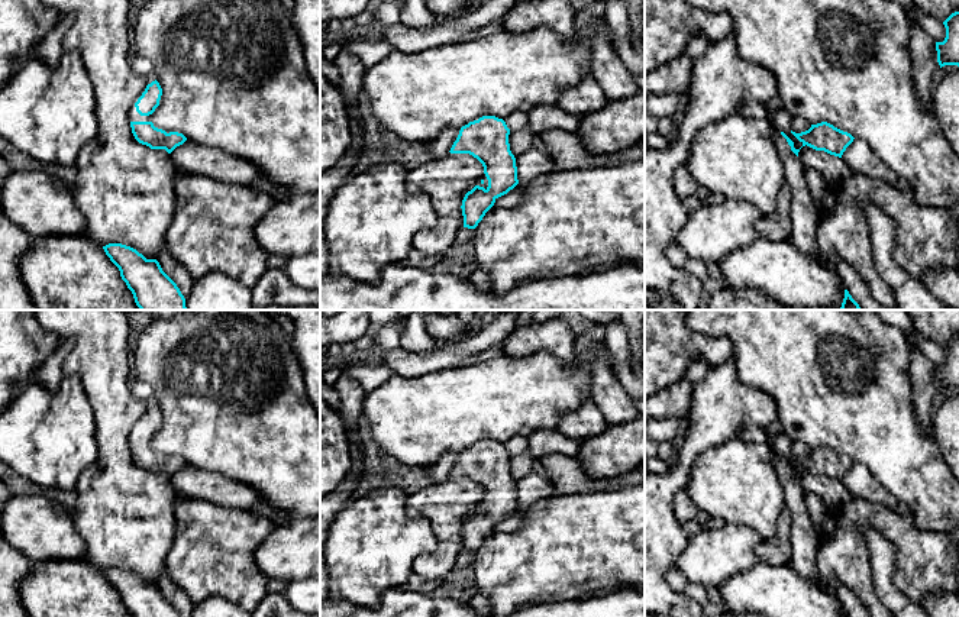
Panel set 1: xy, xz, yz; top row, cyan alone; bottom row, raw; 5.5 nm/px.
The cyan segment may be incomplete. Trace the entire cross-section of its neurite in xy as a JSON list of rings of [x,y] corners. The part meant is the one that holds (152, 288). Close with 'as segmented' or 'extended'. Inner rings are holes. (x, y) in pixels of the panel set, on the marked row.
[[[109,243],[103,249],[119,268],[141,310],[187,310],[184,295],[156,259],[146,259],[122,243]]]; as segmented

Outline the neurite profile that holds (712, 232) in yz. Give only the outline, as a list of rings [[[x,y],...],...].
[[[726,198],[720,204],[704,204],[688,214],[675,240],[690,258],[719,262],[761,239],[756,223],[762,217],[749,201]]]

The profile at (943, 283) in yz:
[[[952,268],[927,269],[920,277],[926,288],[939,298],[945,307],[959,310],[959,271]]]

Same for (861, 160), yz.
[[[853,139],[843,152],[842,159],[855,174],[878,178],[891,185],[898,181],[898,177],[869,149],[865,140]]]

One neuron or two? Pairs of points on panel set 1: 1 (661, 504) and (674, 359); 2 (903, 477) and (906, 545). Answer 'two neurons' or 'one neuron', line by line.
1: two neurons
2: two neurons

